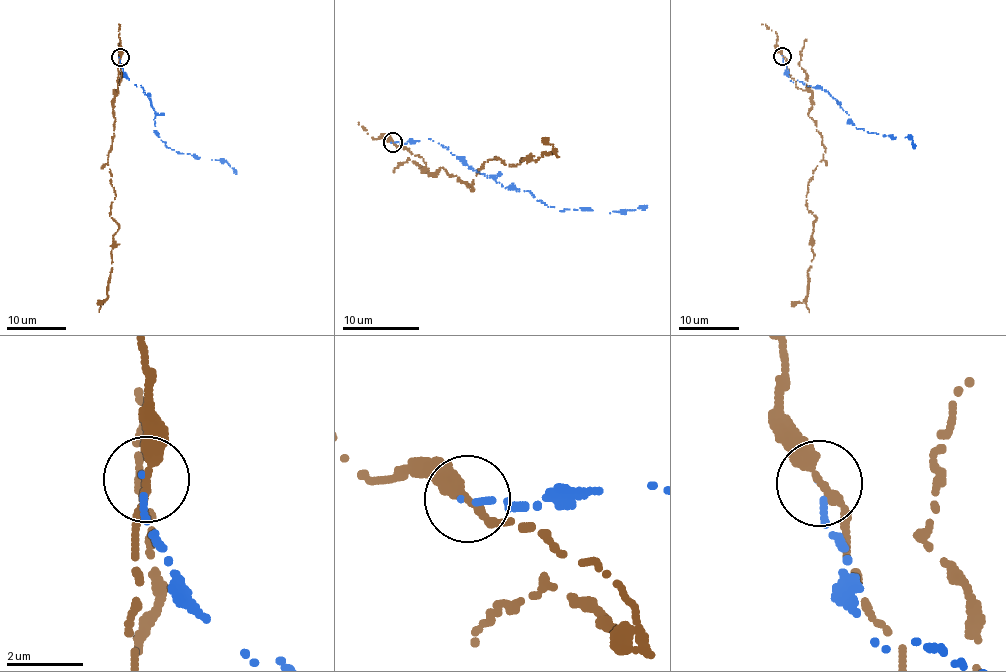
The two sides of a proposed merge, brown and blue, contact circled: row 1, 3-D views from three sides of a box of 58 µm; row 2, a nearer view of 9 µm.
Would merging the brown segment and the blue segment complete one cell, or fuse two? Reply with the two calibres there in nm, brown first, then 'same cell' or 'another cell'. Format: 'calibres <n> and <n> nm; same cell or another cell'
calibres 240 and 110 nm; another cell

